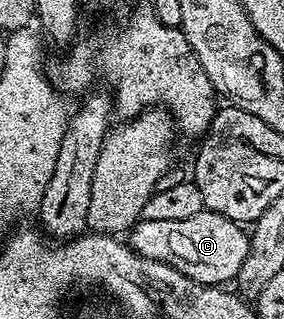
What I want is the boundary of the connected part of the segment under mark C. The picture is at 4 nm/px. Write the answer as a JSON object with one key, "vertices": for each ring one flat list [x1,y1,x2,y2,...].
{"vertices":[[204,208,199,215,191,215,191,219,140,220,129,230,127,244,139,255,154,257,159,263,167,263,171,267,175,267,175,271,187,275,187,279,191,279,195,283,221,287,237,278,239,267,243,267,243,261,249,254,249,233,241,229,244,228,238,222]]}

